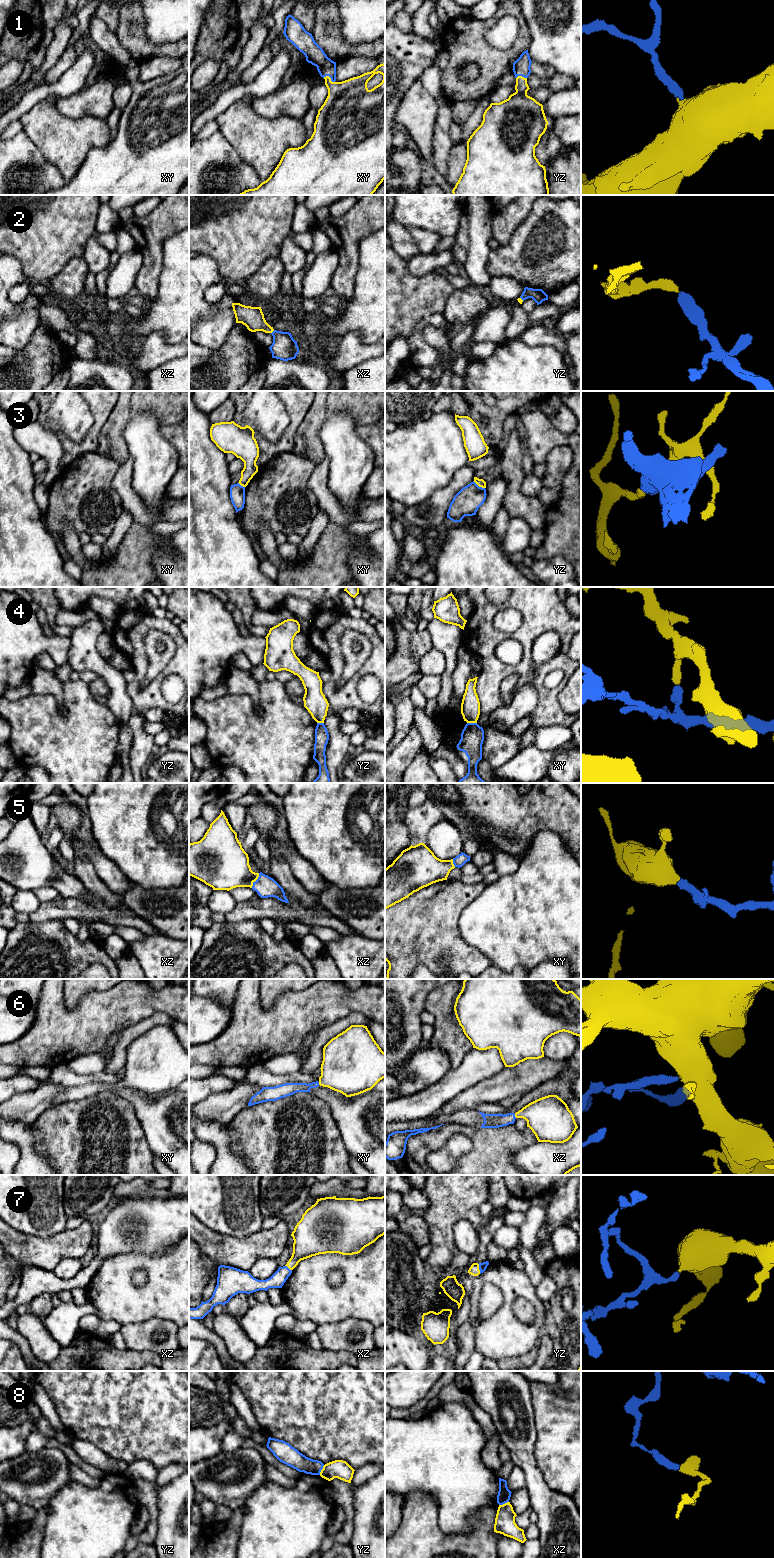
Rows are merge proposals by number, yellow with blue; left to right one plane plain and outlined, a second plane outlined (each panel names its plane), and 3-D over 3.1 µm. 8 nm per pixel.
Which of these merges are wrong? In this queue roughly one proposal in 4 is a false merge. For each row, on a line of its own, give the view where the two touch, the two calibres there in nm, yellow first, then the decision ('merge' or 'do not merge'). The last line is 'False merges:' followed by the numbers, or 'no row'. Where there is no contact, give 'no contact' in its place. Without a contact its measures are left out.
1: contact in xy; calibres 340 and 150 nm; merge
2: contact in xz; calibres 180 and 200 nm; merge
3: contact in yz; calibres 60 and 220 nm; do not merge
4: contact in xy; calibres 160 and 190 nm; do not merge
5: contact in xz; calibres 340 and 170 nm; merge
6: contact in xz; calibres 320 and 110 nm; merge
7: contact in yz; calibres 80 and 60 nm; merge
8: contact in yz; calibres 150 and 140 nm; do not merge
False merges: 3, 4, 8

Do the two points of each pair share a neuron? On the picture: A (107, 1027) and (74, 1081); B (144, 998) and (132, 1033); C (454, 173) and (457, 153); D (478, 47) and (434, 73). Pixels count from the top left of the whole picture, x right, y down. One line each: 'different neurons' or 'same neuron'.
A: different neurons
B: different neurons
C: same neuron
D: different neurons

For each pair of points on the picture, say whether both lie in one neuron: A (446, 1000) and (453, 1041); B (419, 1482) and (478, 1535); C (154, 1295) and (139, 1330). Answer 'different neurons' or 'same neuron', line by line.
A: same neuron
B: different neurons
C: different neurons

